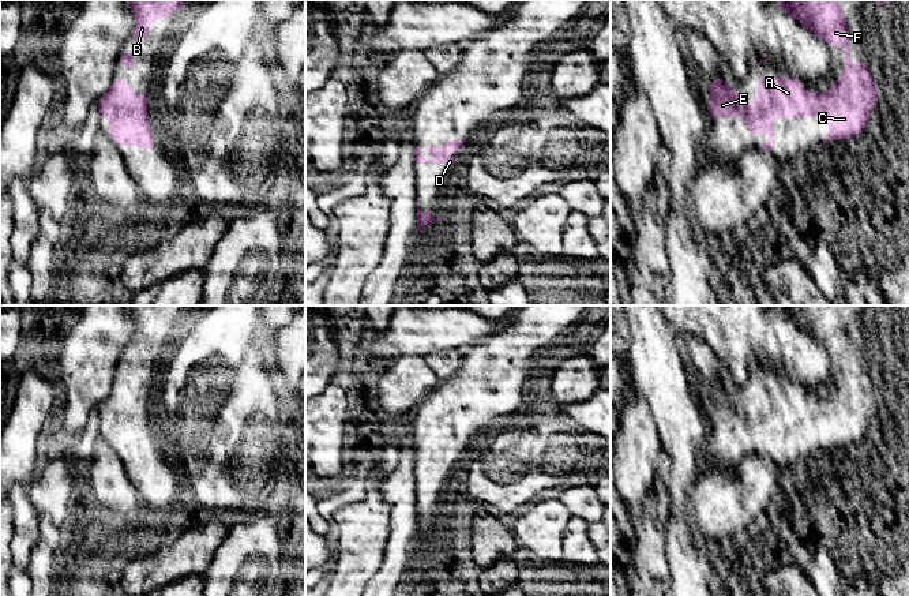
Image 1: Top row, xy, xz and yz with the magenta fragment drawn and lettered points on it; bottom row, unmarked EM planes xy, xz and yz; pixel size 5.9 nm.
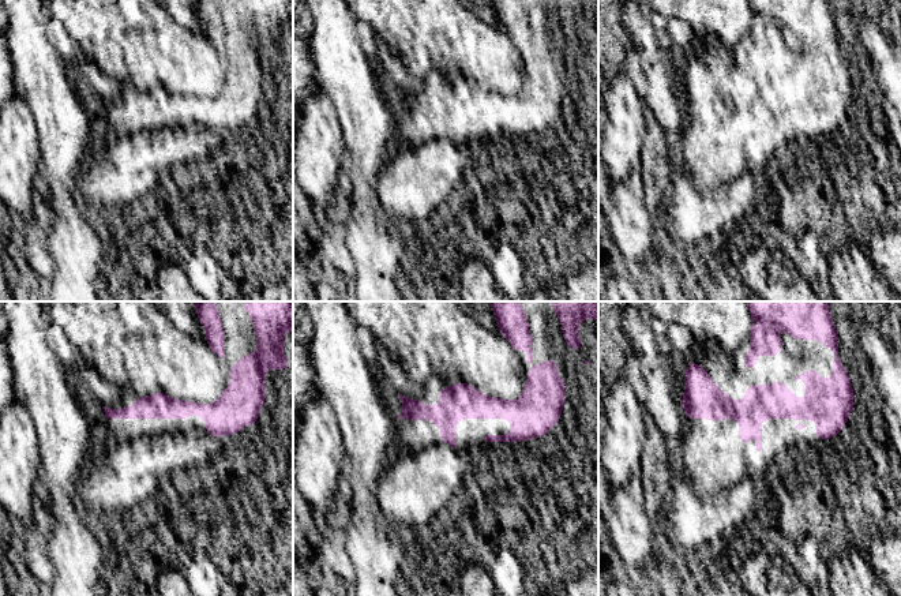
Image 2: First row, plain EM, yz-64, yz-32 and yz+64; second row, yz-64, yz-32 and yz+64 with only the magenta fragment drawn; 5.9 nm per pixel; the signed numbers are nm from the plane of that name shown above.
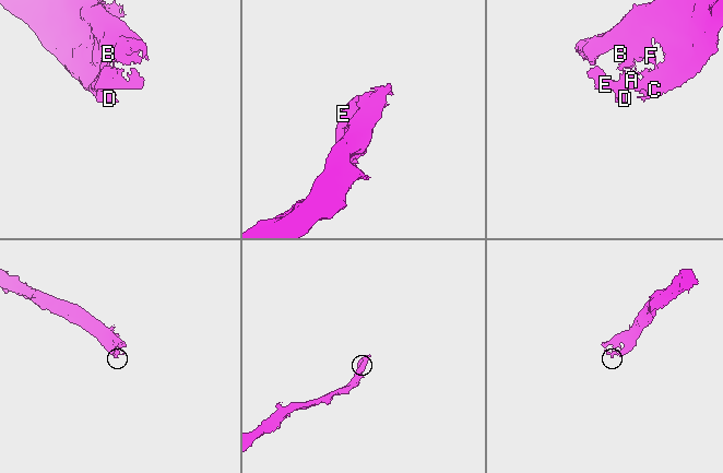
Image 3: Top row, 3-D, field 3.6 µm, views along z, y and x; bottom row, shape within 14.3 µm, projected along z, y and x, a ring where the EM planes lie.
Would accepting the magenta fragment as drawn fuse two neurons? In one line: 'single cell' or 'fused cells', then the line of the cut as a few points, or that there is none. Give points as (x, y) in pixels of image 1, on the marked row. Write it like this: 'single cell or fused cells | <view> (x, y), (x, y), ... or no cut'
single cell | no cut

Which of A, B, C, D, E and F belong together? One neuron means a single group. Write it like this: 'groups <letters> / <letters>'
groups A B C D E F

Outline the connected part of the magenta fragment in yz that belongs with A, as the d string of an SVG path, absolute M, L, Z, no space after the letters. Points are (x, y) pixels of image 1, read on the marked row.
M773 0L805 29L831 46L845 48L845 75L825 93L805 91L796 76L774 79L771 72L758 79L758 101L751 105L743 94L726 86L721 75L710 80L711 104L709 117L745 117L747 131L763 138L763 119L769 119L769 142L763 150L774 149L775 117L827 117L829 136L823 143L863 134L868 125L871 100L878 112L878 86L869 64L850 64L850 35L839 0Z

